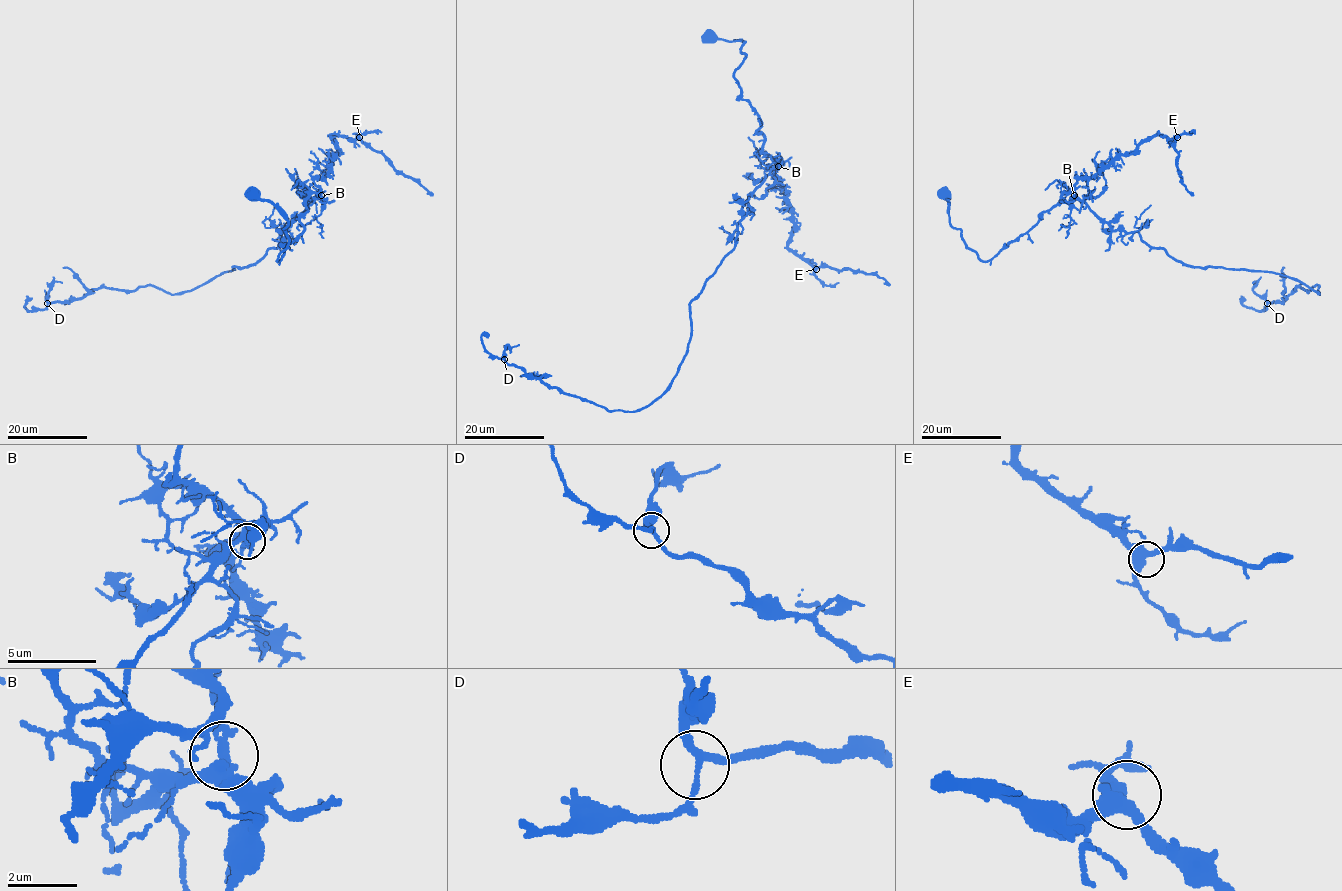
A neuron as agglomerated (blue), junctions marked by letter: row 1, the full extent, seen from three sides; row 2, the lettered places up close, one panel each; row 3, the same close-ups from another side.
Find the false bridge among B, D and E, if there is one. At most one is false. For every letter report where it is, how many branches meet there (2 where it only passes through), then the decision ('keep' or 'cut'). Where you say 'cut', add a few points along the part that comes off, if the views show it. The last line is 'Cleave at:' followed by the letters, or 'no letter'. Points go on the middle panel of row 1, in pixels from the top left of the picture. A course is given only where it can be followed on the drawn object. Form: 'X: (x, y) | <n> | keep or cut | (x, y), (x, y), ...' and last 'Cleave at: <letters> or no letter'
B: (778, 166) | 3 | cut | (778, 165), (742, 205), (735, 246), (689, 304), (687, 353), (648, 406), (549, 388), (493, 357), (489, 335)
D: (504, 359) | 3 | keep
E: (816, 269) | 3 | keep
Cleave at: B

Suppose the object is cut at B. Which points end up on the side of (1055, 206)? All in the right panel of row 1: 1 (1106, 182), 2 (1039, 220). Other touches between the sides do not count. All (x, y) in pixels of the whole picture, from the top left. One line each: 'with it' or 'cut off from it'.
1: cut off from it
2: with it

